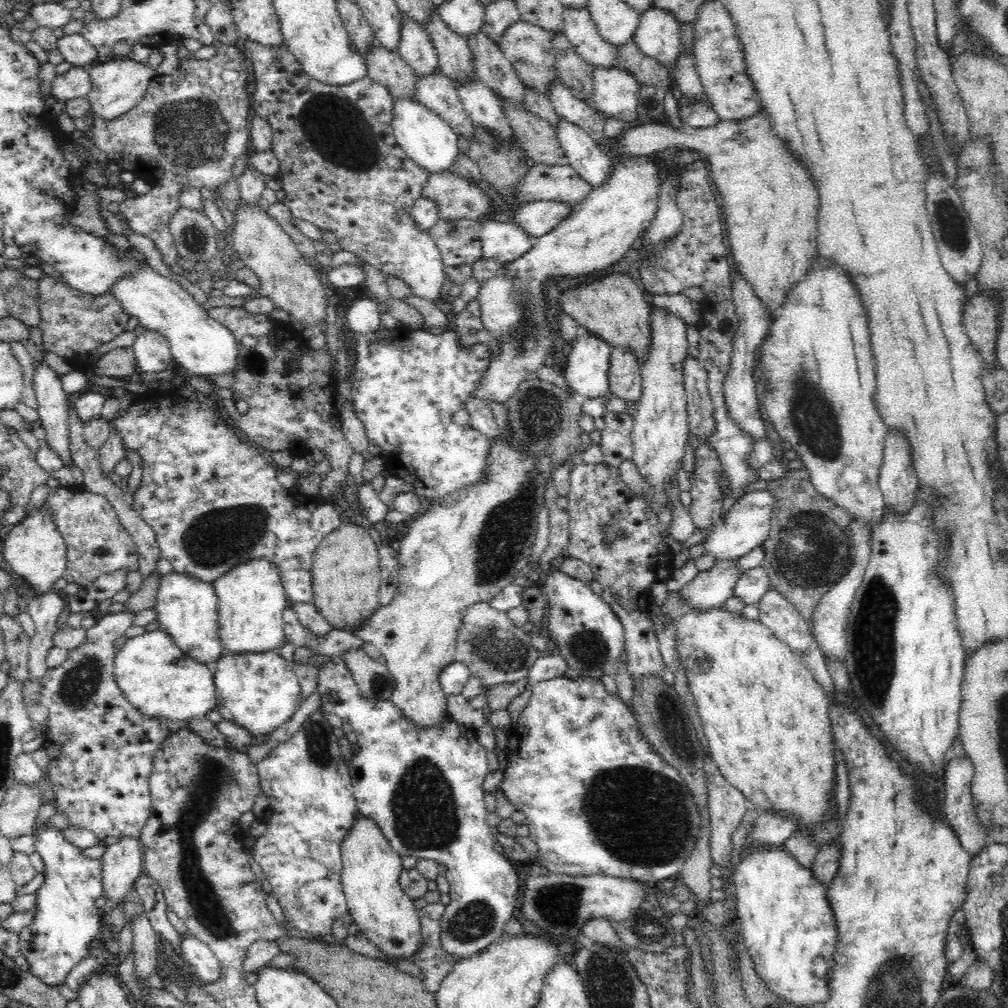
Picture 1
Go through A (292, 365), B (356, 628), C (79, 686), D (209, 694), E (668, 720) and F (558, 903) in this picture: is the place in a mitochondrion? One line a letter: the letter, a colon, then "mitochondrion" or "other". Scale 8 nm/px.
A: mitochondrion
B: other
C: mitochondrion
D: other
E: mitochondrion
F: mitochondrion

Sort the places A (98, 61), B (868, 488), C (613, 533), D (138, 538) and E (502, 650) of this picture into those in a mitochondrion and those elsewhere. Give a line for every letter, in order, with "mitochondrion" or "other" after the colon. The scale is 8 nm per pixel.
A: other
B: other
C: mitochondrion
D: other
E: mitochondrion

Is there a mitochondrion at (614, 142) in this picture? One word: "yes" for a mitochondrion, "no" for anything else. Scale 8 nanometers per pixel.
no

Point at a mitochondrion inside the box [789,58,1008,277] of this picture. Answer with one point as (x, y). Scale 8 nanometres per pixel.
(950, 224)

